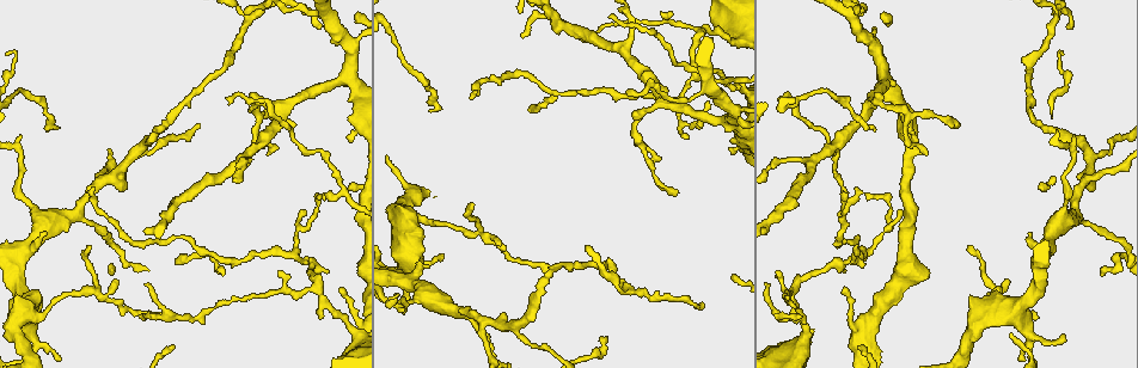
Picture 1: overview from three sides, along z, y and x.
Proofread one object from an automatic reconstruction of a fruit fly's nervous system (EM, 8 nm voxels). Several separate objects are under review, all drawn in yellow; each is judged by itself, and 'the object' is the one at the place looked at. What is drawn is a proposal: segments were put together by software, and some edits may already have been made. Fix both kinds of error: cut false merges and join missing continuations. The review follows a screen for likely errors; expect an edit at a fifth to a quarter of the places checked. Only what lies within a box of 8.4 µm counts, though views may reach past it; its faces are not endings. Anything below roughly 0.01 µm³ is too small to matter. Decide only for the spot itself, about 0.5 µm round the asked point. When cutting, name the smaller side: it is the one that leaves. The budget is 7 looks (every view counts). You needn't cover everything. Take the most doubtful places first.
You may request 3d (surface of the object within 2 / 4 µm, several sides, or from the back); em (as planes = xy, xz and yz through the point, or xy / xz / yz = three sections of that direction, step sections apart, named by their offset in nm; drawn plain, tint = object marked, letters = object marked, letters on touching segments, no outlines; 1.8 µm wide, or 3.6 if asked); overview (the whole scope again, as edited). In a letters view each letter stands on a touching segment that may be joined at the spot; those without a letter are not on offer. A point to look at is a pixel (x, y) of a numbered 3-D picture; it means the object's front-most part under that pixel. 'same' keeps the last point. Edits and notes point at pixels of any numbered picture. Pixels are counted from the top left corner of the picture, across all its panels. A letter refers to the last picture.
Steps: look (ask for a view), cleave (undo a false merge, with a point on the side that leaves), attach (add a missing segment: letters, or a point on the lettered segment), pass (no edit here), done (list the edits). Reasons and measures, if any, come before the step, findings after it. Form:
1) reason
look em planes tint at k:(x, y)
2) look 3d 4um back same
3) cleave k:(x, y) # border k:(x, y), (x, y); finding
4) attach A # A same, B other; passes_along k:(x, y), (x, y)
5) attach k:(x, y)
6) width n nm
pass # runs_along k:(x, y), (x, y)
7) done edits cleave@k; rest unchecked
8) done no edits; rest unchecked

an open end
look 3d 4um at 1:(798, 319)

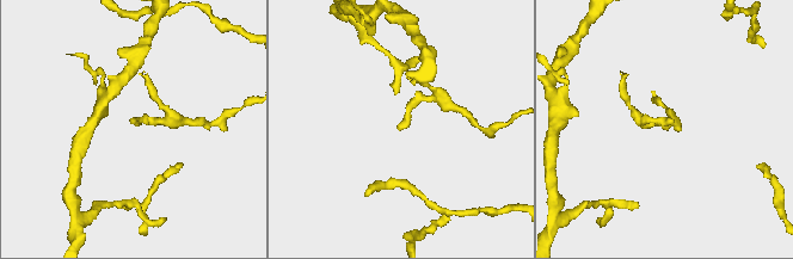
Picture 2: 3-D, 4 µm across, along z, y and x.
now the EM
look em planes plain at 2:(670, 122)

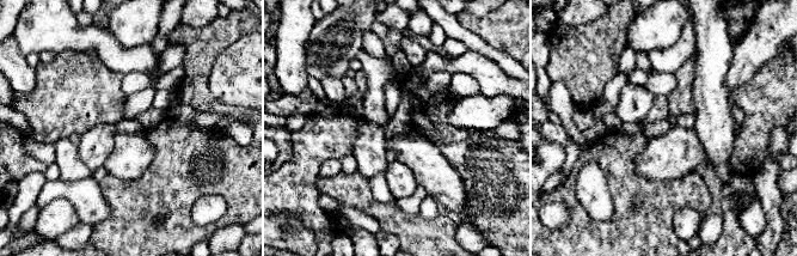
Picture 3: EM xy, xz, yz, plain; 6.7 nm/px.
what lies round it
look em planes letters same

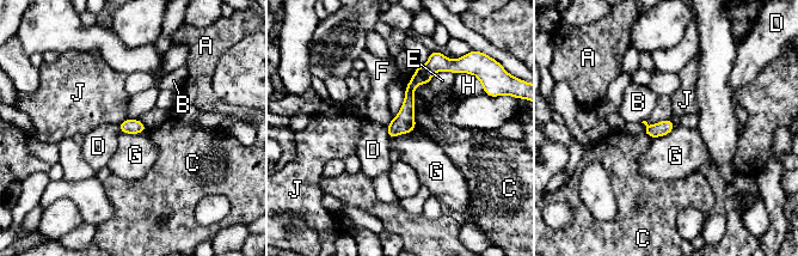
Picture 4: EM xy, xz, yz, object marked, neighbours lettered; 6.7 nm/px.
pass # A other, B other, C other, D other, E other, F other, G other, H other, J other; no lettered segment goes on from it

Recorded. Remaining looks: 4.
an open end
look 3d 2um at 1:(857, 188)

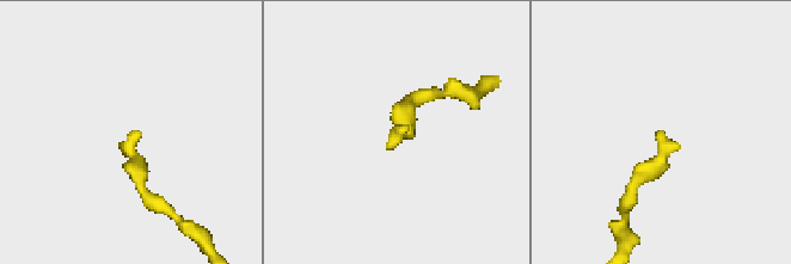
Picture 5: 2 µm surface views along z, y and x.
look em xy step 16 letters at 5:(136, 130)

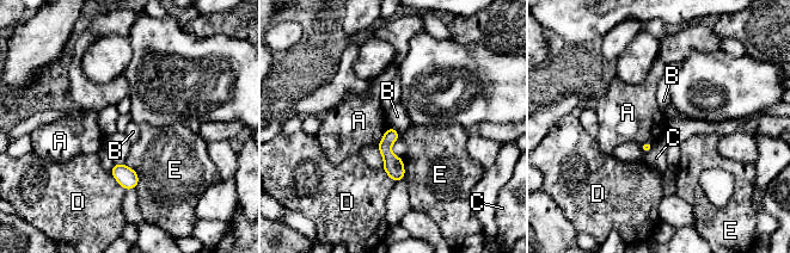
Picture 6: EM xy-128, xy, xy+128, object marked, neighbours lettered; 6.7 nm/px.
look em planes letters same

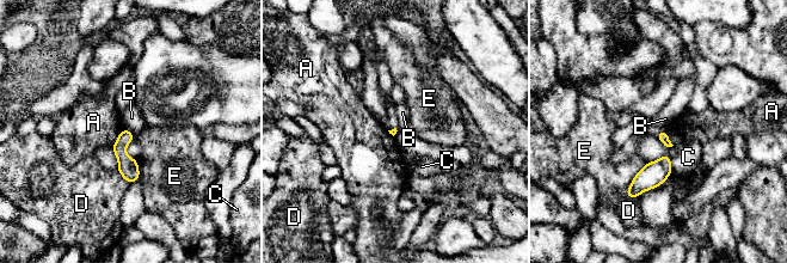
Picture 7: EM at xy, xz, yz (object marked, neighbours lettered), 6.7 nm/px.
pass # A other, B other, C other, D other, E other; border 7:(125, 128), (131, 133); none of them fits

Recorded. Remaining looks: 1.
done no edits; rest unchecked

